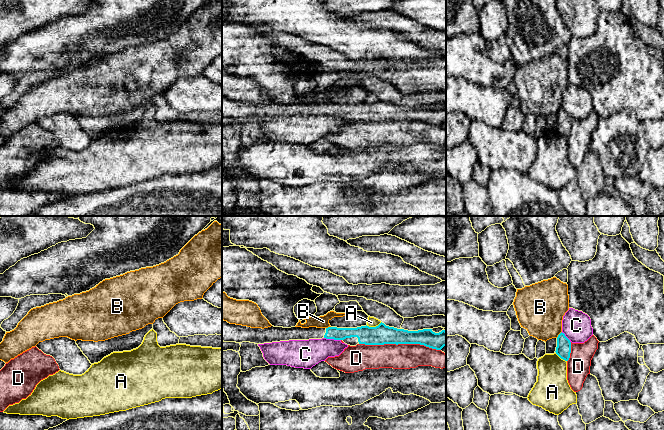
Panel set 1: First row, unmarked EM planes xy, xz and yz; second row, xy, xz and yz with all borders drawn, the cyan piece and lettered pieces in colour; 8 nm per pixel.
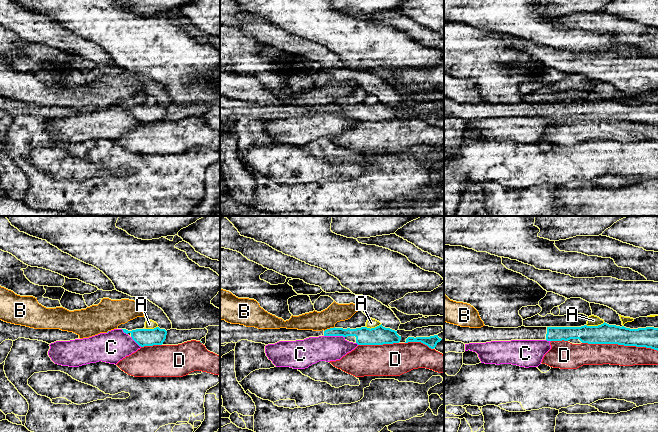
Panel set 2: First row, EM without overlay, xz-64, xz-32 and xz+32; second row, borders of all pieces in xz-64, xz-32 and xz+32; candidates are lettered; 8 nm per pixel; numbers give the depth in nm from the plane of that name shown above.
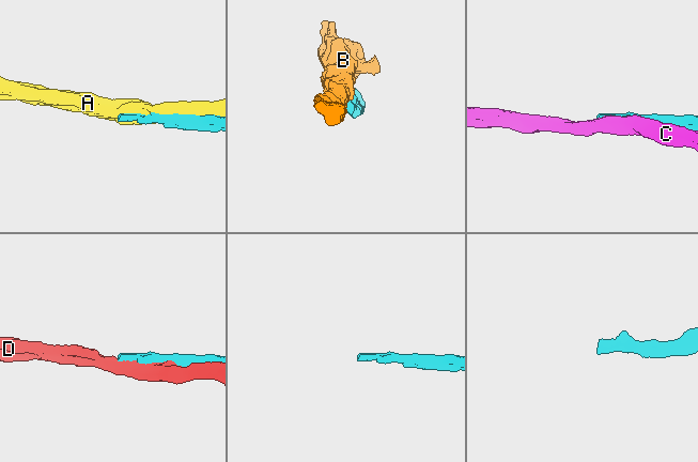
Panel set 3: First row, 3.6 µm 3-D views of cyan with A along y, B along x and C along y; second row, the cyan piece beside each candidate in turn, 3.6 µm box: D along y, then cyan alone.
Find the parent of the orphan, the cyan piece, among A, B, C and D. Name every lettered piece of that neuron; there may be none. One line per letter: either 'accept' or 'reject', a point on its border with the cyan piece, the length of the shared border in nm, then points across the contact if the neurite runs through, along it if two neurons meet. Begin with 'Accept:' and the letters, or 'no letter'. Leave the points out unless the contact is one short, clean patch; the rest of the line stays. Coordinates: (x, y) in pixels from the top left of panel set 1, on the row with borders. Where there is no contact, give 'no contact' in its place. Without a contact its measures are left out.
Accept: no letter
A: reject; meets cyan in xz at (373, 327); contact 130 nm long
B: reject; meets cyan in yz at (559, 334); contact 70 nm long
C: reject; meets cyan in xz at (332, 338); contact 140 nm long; border along xz (324, 337), (340, 340)
D: reject; meets cyan in xz at (400, 343); contact 650 nm long

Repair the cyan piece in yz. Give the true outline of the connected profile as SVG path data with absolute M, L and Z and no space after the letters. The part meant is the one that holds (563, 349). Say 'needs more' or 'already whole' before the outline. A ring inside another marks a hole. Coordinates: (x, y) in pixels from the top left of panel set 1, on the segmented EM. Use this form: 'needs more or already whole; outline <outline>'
already whole; outline M562 332L557 337L557 347L555 352L565 361L568 361L570 358L571 342Z

